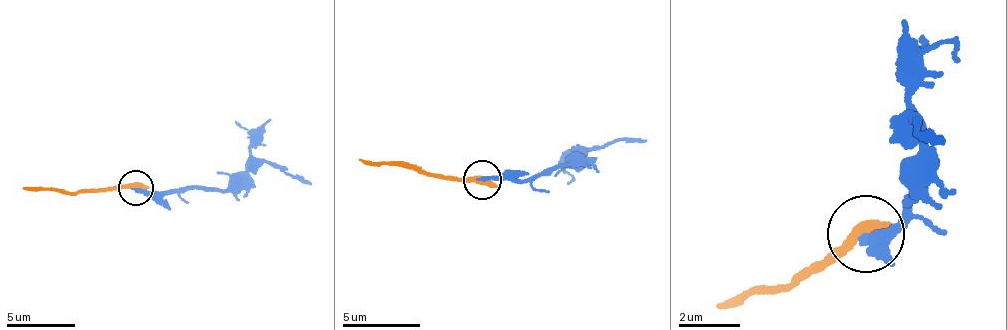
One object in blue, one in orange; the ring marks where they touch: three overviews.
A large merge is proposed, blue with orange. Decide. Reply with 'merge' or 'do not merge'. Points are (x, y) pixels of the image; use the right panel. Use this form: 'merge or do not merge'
do not merge

